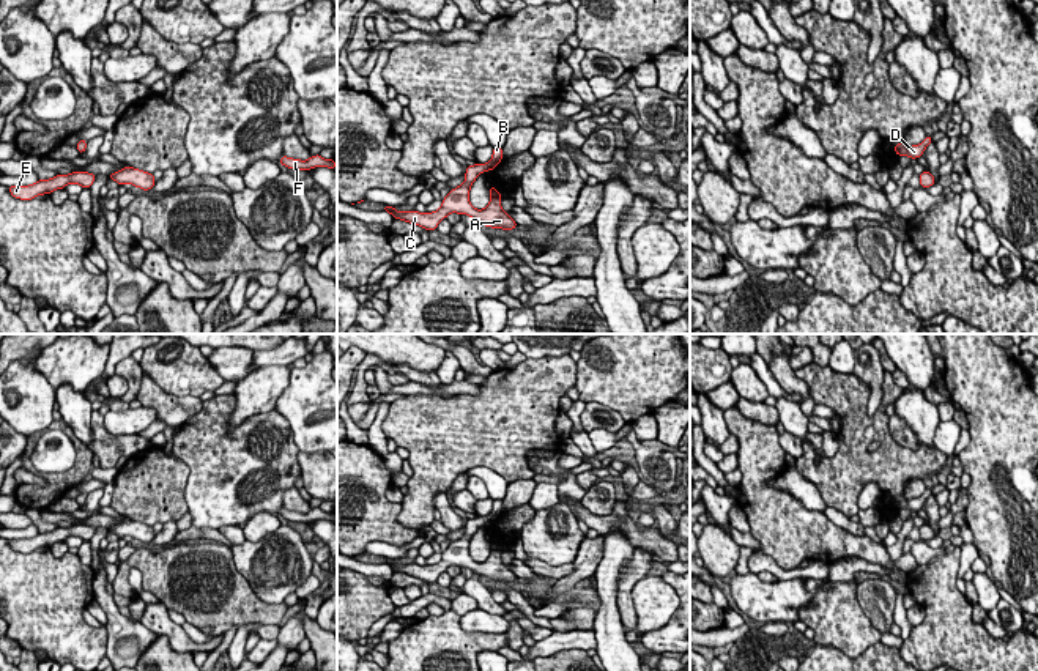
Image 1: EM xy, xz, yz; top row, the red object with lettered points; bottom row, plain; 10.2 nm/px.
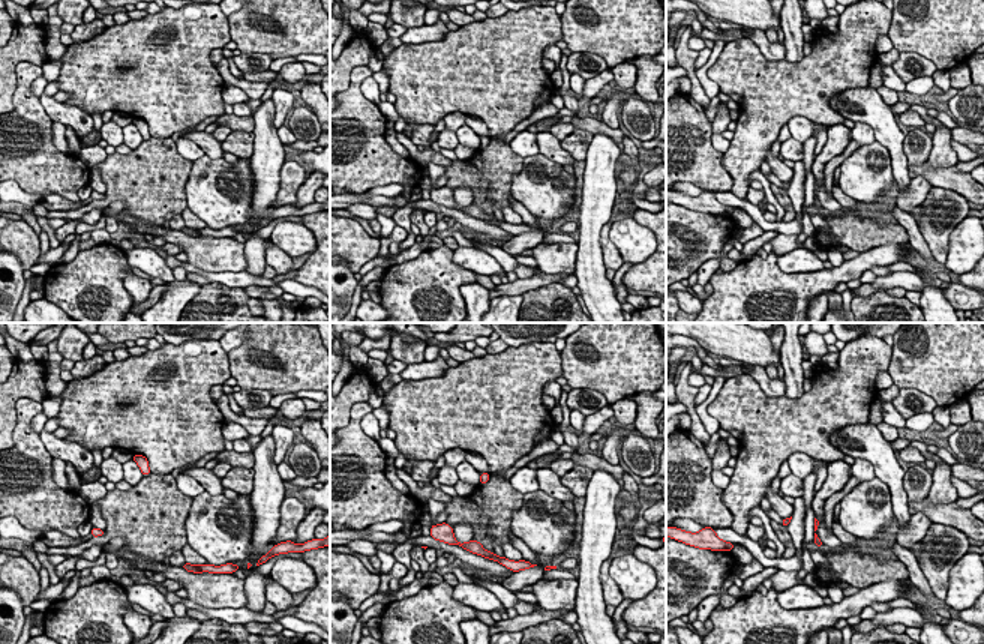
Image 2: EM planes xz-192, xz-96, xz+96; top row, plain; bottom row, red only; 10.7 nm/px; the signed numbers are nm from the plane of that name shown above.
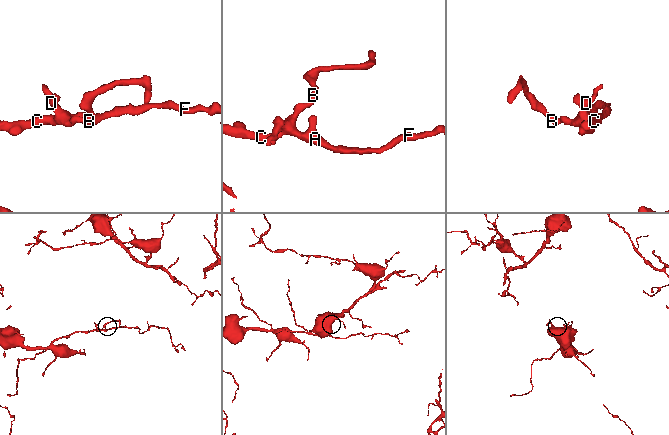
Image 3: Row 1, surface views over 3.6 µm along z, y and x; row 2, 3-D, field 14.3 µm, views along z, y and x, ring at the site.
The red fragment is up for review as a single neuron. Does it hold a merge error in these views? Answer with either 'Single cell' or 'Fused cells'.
Single cell

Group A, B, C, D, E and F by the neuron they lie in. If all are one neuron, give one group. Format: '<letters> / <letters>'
A B C D E F

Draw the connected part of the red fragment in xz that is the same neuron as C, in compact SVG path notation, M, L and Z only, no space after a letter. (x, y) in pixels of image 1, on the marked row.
M502 146L493 148L493 156L488 164L468 165L465 175L466 180L458 187L452 189L443 200L441 208L433 213L403 211L397 213L394 206L384 205L383 211L387 211L394 219L406 221L410 224L424 227L425 230L436 230L438 224L450 213L468 214L474 221L479 221L485 227L513 230L517 222L502 211L501 194L490 186L490 203L485 209L476 209L469 203L469 189L474 180L485 170L493 170L502 159Z

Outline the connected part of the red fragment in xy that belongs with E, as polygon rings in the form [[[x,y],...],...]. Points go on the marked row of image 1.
[[[71,172],[69,175],[57,175],[50,180],[39,180],[30,186],[8,186],[13,197],[20,200],[32,200],[36,195],[52,194],[55,189],[63,189],[66,184],[77,183],[82,187],[90,189],[96,175],[88,172]]]

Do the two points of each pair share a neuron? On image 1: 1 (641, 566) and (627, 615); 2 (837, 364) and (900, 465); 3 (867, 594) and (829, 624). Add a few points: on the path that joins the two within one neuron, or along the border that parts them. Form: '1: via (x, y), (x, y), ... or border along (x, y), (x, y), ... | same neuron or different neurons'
1: via (632, 578), (626, 585), (626, 602) | same neuron
2: border along (827, 366), (837, 372), (852, 374) | different neurons
3: border along (856, 585), (859, 607), (879, 632) | different neurons

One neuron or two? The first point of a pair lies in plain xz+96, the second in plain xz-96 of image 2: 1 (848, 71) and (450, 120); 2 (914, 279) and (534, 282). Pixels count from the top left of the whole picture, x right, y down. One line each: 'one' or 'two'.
1: two
2: one

